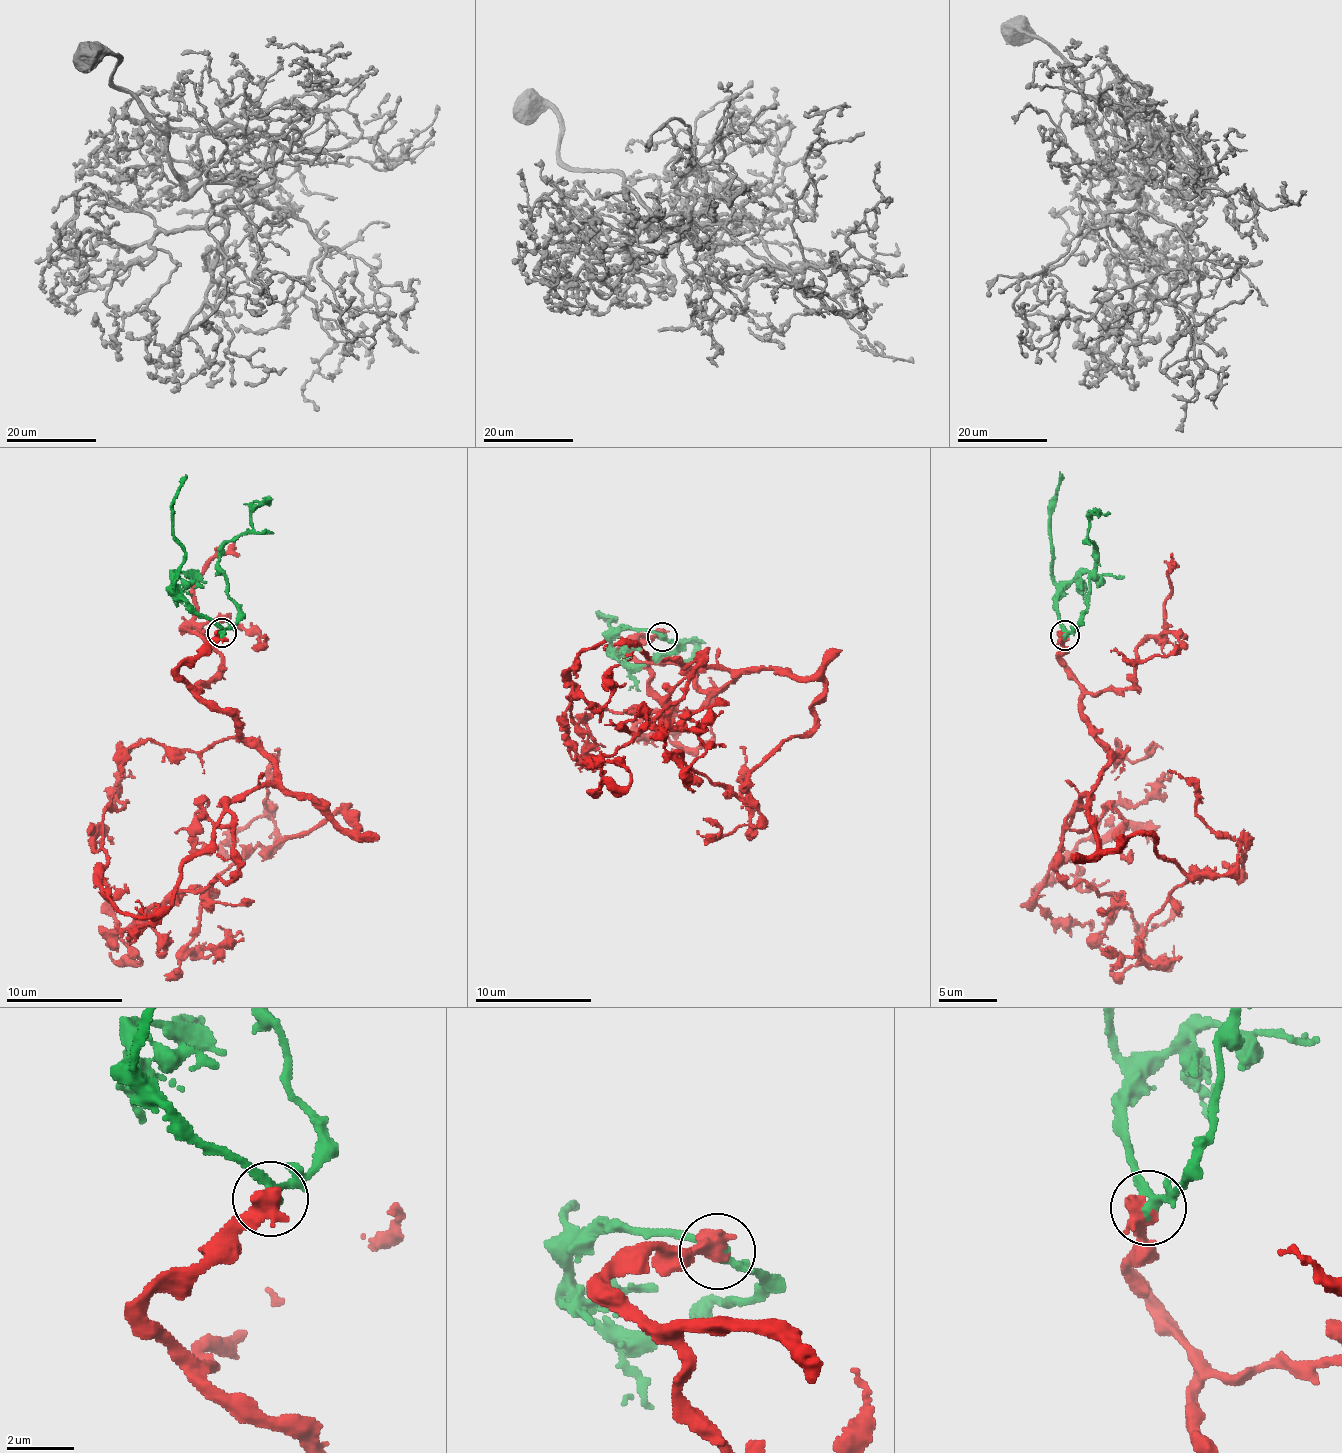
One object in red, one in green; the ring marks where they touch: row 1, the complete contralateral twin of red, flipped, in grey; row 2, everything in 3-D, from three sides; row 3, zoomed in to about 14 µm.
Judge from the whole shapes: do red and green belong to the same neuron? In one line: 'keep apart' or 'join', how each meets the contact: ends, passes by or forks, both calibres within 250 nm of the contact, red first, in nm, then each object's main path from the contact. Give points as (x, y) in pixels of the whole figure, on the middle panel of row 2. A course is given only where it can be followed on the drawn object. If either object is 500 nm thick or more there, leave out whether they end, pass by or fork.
join | 650/280 nm | red via (661, 637), (624, 647), (702, 690), (822, 682), (736, 791), (673, 757), (721, 711) | green via (661, 637), (667, 637), (677, 649), (657, 658), (669, 655), (681, 641), (691, 642), (693, 650), (685, 662)

